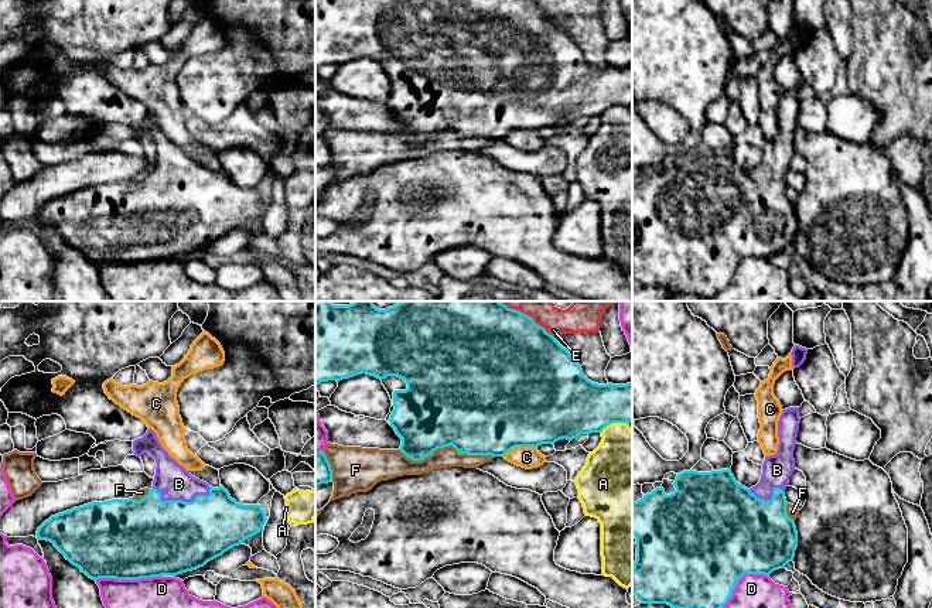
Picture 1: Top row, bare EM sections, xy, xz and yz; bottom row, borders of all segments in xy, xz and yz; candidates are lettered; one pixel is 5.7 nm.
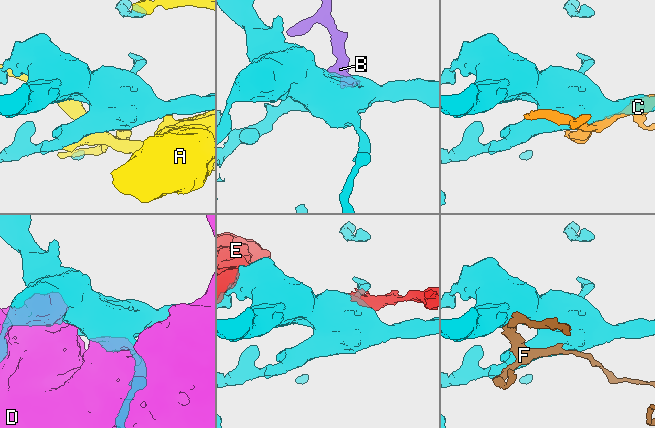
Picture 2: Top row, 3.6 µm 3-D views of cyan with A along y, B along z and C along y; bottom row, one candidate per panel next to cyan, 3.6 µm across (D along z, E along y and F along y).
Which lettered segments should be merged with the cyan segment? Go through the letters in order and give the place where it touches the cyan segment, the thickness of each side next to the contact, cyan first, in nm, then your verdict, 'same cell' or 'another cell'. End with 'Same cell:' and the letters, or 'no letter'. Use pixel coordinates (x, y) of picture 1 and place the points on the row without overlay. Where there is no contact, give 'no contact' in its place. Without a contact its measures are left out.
A: meets cyan in xz at (613, 105); 340 nm thick on the cyan side, 380 nm on the other; another cell
B: meets cyan in xy at (181, 184); 420 nm thick on the cyan side, 180 nm on the other; same cell
C: meets cyan in xz at (518, 129); 500 nm thick on the cyan side, 130 nm on the other; another cell
D: meets cyan in xy at (127, 262); 460 nm thick on the cyan side, 440 nm on the other; another cell
E: meets cyan in xz at (542, 10); 500 nm thick on the cyan side, 110 nm on the other; another cell
F: meets cyan in xz at (447, 129); 500 nm thick on the cyan side, 120 nm on the other; another cell
Same cell: B

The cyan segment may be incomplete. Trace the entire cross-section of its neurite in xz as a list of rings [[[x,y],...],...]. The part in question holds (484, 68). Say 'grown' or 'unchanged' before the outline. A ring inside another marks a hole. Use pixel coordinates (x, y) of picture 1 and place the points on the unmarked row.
grown; [[[315,0],[315,71],[321,65],[371,58],[382,64],[392,90],[385,102],[402,122],[400,134],[413,144],[421,144],[437,131],[453,129],[458,137],[503,140],[515,130],[539,130],[559,123],[573,123],[581,117],[602,116],[612,106],[632,105],[632,65],[627,68],[598,68],[588,64],[576,41],[532,0]]]

